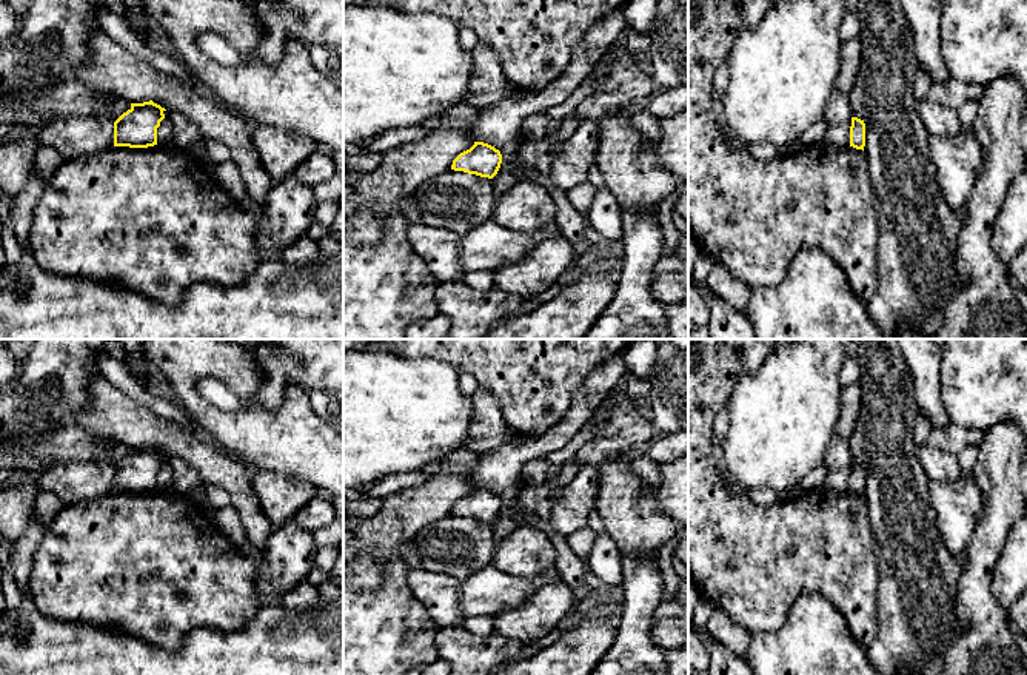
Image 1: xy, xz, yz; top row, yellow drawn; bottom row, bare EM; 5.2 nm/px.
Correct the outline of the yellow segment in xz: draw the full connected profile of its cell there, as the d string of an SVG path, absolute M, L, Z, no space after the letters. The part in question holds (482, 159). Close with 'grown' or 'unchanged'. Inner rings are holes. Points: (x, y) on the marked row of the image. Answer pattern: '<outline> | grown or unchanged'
M474 142L470 149L453 160L451 170L493 179L500 163L502 154L499 149L483 142Z | unchanged

